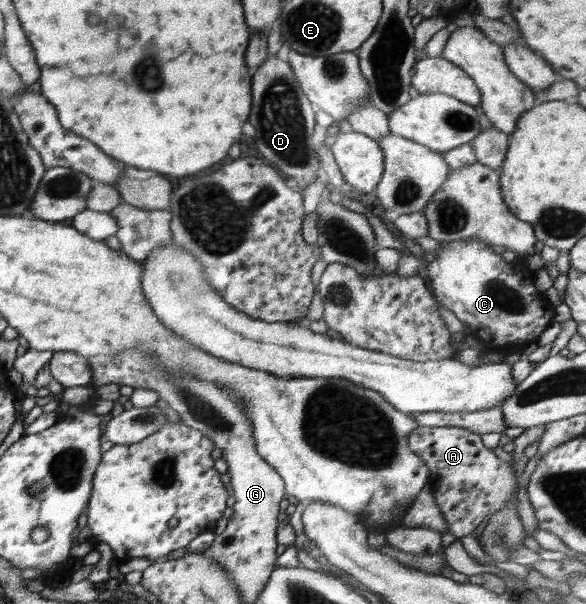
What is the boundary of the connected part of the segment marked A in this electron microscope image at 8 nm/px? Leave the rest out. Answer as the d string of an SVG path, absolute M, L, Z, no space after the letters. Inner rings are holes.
M419 425L407 436L407 447L429 467L435 502L456 538L468 536L497 510L507 507L507 499L517 487L511 463L499 459L483 445L480 434L467 428Z

